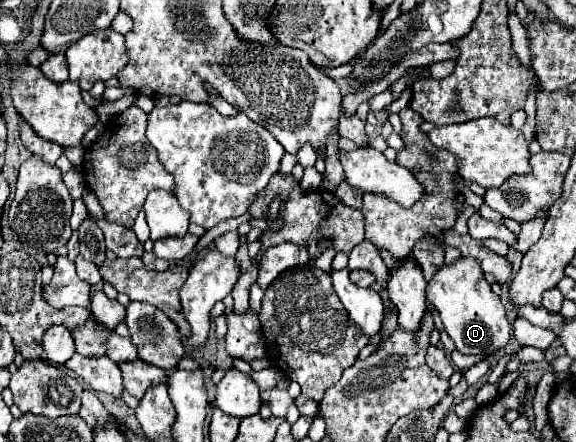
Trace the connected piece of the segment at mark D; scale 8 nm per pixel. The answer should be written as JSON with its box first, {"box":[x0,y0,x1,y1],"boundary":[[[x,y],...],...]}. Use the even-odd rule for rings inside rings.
{"box":[427,258,511,358],"boundary":[[[459,258],[451,266],[441,266],[427,284],[427,300],[439,310],[441,322],[461,354],[481,354],[491,358],[511,340],[511,324],[501,298],[491,290],[483,270],[473,258]]]}

